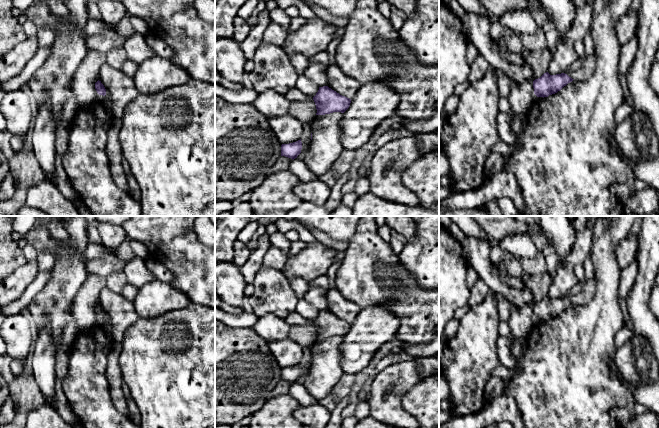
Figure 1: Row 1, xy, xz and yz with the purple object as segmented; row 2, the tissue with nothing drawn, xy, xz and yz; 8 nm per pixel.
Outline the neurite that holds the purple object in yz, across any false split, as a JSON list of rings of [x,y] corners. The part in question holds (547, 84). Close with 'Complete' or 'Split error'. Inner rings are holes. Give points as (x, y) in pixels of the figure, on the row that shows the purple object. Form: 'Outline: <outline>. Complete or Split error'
Outline: [[[546,72],[540,78],[533,81],[534,94],[537,97],[548,97],[560,91],[573,80],[565,73],[550,75]]]. Complete

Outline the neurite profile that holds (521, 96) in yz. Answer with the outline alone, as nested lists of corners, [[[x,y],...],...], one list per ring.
[[[512,78],[510,81],[510,94],[508,101],[510,103],[510,111],[499,112],[497,115],[497,129],[500,134],[500,140],[508,146],[512,146],[517,136],[512,131],[511,121],[518,114],[526,114],[534,100],[533,81],[527,80],[518,84]]]

